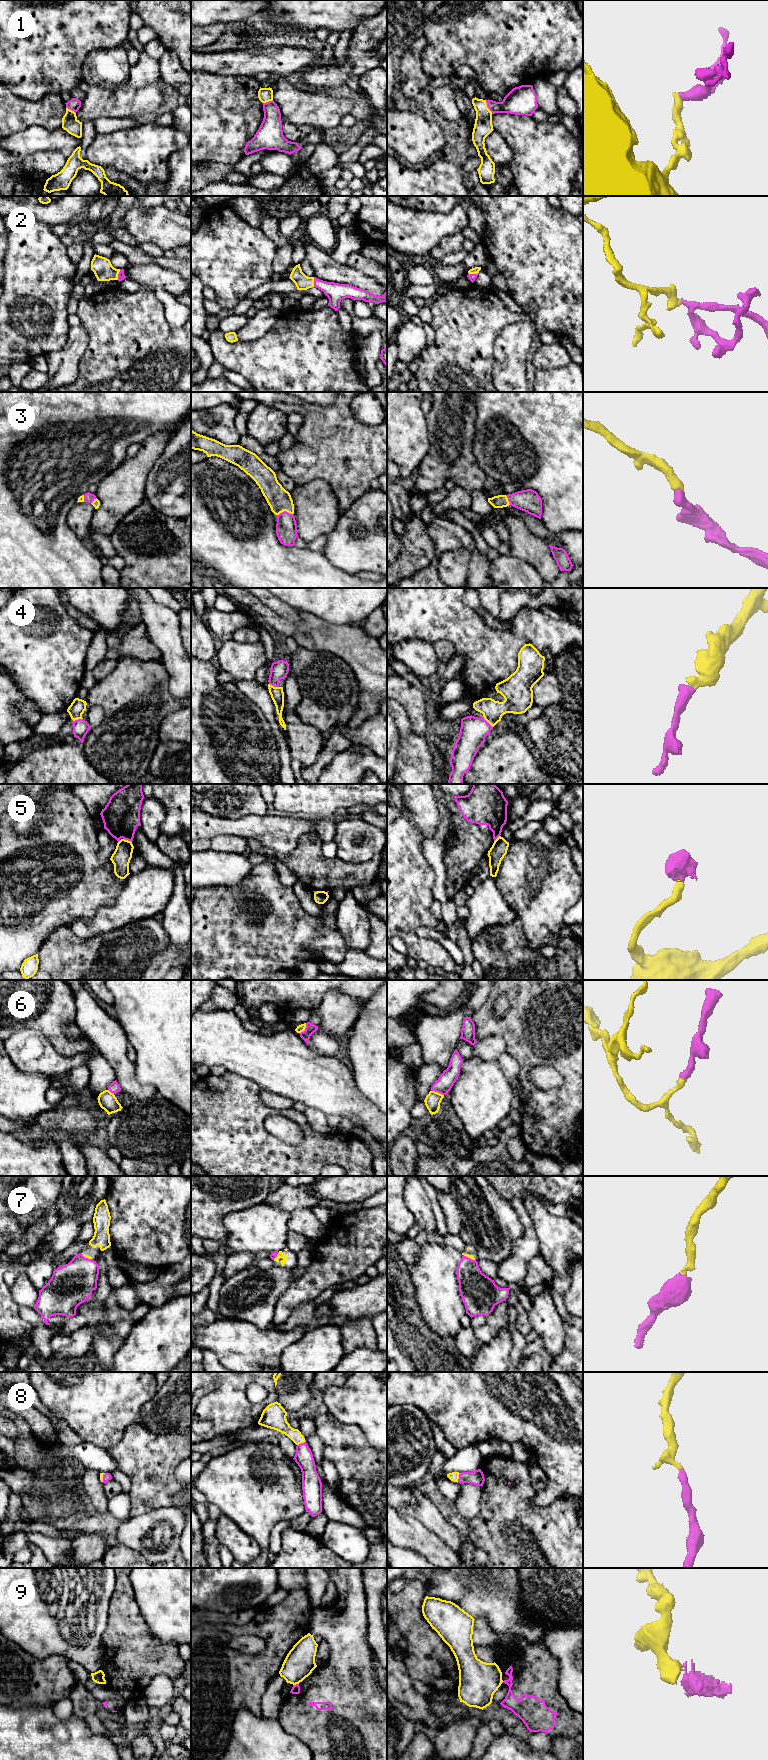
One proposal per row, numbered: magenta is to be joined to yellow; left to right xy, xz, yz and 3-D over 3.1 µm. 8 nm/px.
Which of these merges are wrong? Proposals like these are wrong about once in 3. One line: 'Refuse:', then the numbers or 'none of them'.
Refuse: 5, 6, 9

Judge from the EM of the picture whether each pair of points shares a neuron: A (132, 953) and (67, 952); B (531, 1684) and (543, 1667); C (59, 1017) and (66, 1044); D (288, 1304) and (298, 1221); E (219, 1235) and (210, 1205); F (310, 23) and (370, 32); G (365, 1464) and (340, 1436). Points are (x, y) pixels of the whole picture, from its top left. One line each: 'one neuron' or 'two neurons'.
A: one neuron
B: one neuron
C: one neuron
D: two neurons
E: one neuron
F: two neurons
G: one neuron

